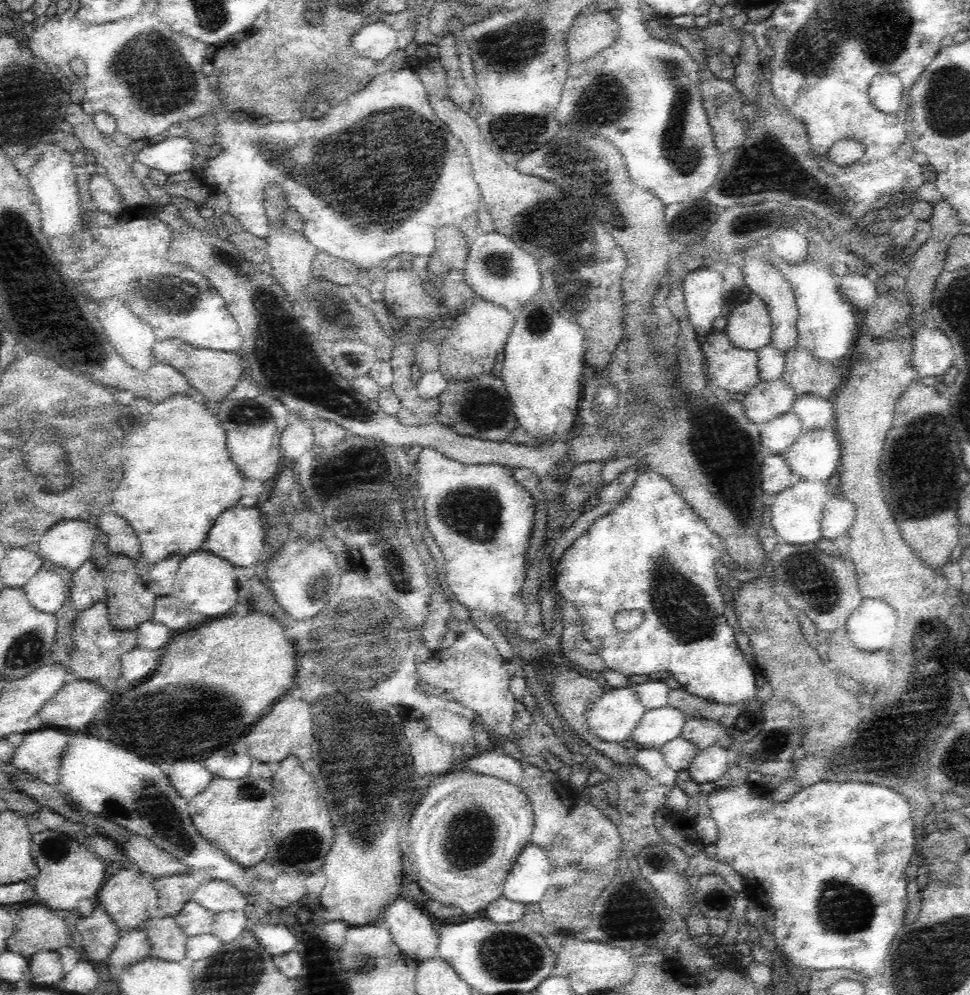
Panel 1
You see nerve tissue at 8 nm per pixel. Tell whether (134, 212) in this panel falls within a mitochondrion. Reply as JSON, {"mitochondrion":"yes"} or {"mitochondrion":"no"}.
{"mitochondrion":"no"}

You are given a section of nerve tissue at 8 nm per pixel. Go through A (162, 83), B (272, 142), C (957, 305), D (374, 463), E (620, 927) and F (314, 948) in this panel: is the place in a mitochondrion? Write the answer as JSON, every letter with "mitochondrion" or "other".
{"A":"mitochondrion","B":"mitochondrion","C":"mitochondrion","D":"mitochondrion","E":"other","F":"other"}

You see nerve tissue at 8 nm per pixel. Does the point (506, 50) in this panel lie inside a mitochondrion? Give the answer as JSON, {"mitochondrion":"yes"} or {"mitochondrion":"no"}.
{"mitochondrion":"yes"}

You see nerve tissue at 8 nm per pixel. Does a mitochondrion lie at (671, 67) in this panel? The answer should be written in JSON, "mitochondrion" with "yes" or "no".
{"mitochondrion":"yes"}

